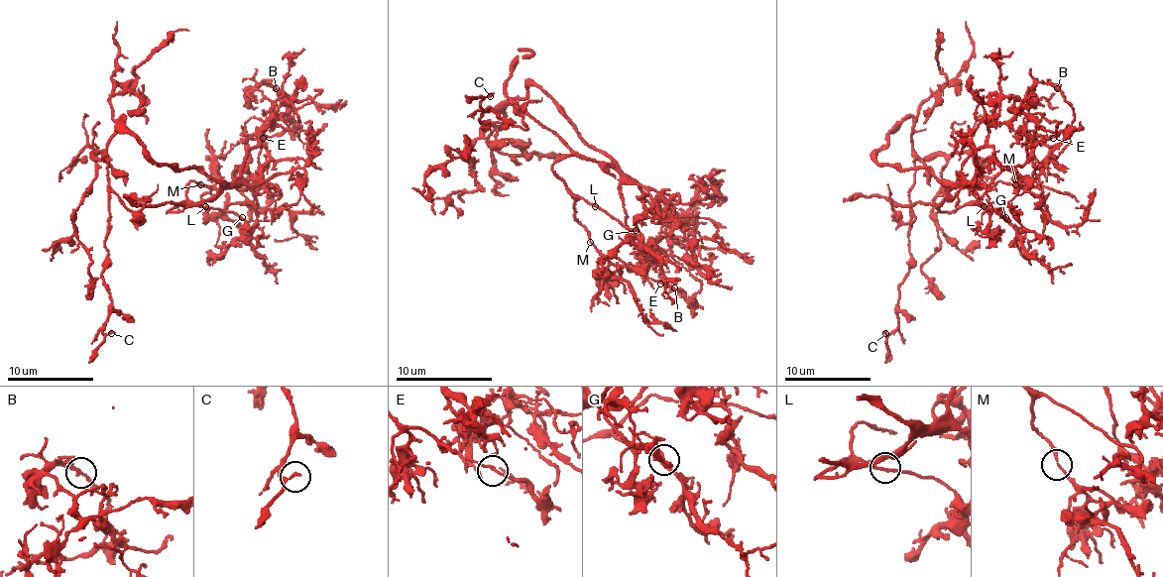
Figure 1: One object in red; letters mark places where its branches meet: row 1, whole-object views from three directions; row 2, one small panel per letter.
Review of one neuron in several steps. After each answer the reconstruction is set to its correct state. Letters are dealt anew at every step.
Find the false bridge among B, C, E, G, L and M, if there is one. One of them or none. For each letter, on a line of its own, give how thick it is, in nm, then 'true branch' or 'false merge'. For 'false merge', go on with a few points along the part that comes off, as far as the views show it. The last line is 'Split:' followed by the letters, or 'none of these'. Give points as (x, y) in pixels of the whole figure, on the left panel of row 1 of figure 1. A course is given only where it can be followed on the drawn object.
B: 190 nm thick; true branch
C: 180 nm thick; true branch
E: 150 nm thick; true branch
G: 160 nm thick; true branch
L: 170 nm thick; true branch
M: 160 nm thick; true branch
Split: none of these

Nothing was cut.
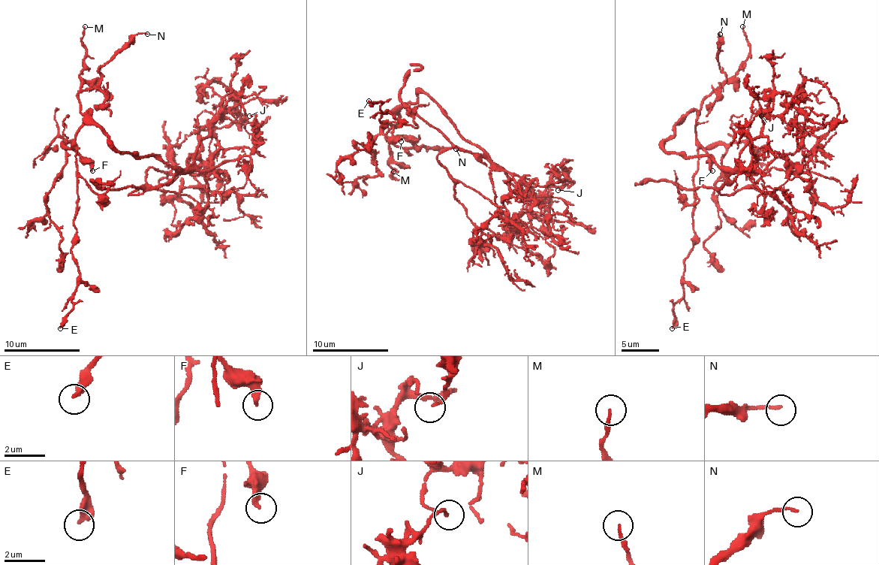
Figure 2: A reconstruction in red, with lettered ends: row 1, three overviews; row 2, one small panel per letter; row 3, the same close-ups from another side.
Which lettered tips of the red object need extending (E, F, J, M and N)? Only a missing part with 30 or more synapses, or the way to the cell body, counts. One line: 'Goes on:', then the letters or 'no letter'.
Goes on: no letter

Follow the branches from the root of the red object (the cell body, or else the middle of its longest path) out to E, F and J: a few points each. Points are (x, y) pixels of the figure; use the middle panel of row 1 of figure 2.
E: (431, 125), (414, 109), (416, 128), (383, 124), (380, 118), (387, 113), (380, 109), (382, 103), (368, 101)
F: (431, 125), (414, 109), (416, 128), (389, 122), (383, 129), (386, 135), (397, 137), (401, 141)
J: (431, 125), (454, 145), (473, 152), (488, 167), (516, 173), (541, 186), (566, 177), (558, 190)

